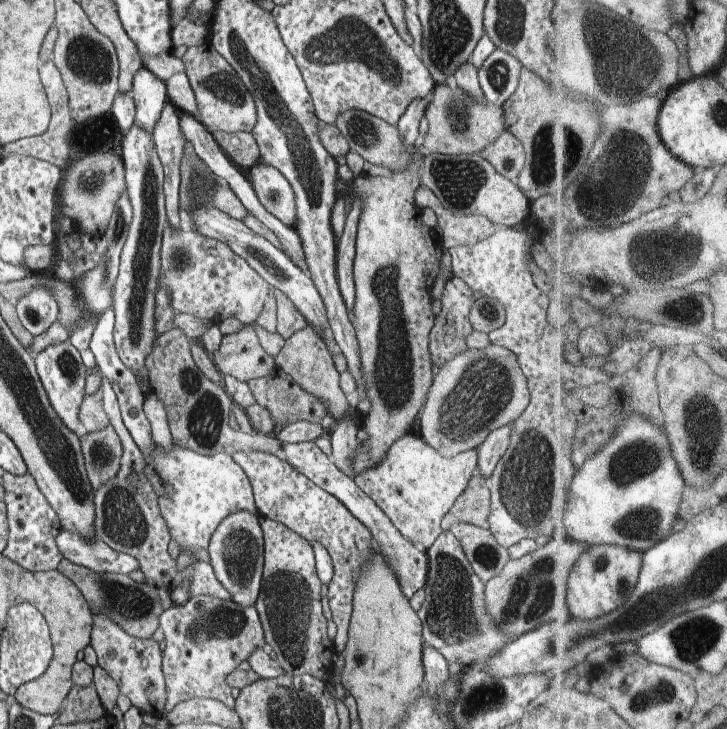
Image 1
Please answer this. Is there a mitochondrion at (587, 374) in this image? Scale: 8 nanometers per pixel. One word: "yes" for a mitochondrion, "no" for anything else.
no

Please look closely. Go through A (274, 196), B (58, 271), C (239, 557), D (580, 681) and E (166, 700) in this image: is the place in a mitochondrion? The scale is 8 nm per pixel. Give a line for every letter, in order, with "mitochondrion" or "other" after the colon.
A: mitochondrion
B: other
C: mitochondrion
D: other
E: other

